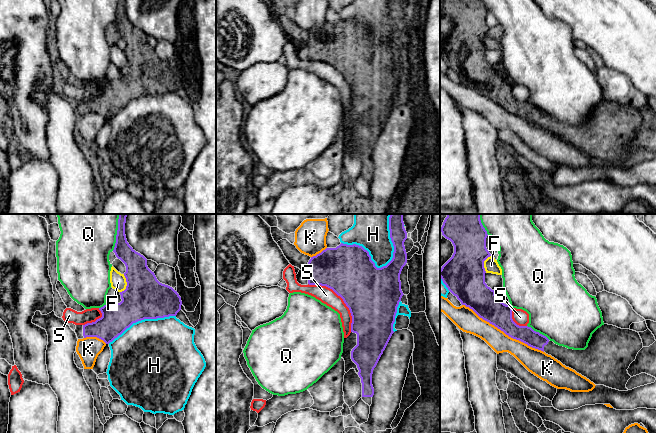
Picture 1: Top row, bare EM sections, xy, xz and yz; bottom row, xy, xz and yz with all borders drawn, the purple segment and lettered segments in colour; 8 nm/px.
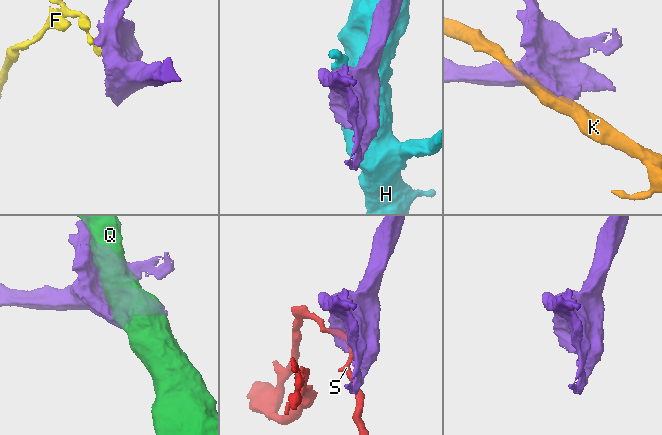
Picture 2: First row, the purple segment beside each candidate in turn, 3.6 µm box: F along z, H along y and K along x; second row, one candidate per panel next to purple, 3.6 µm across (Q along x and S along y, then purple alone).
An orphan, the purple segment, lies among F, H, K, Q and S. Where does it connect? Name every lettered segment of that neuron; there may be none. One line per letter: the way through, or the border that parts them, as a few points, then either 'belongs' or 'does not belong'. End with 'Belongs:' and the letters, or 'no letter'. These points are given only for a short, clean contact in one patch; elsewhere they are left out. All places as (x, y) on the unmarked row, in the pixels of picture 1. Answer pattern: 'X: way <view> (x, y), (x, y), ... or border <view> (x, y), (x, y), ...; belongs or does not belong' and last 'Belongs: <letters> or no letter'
F: does not belong
H: does not belong
K: does not belong
Q: does not belong
S: does not belong
Belongs: no letter

